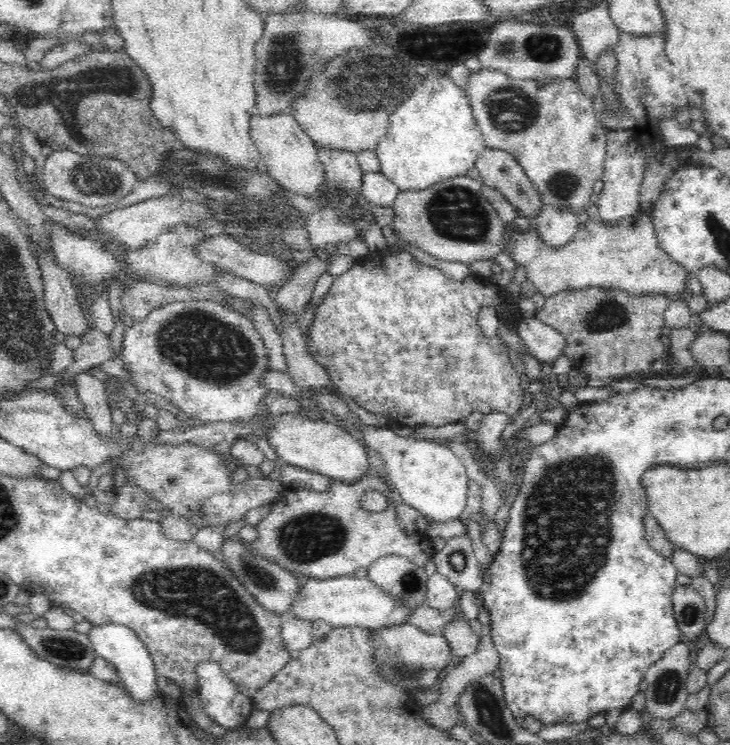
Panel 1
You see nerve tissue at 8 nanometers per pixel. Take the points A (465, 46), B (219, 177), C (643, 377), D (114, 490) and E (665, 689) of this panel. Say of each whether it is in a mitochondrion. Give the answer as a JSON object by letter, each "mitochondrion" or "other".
{"A":"other","B":"mitochondrion","C":"other","D":"other","E":"mitochondrion"}

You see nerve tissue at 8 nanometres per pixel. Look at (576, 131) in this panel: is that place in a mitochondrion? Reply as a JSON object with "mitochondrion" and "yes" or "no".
{"mitochondrion":"no"}

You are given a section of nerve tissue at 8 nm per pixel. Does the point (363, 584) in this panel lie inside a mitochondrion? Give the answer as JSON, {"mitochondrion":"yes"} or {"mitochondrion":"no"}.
{"mitochondrion":"no"}

